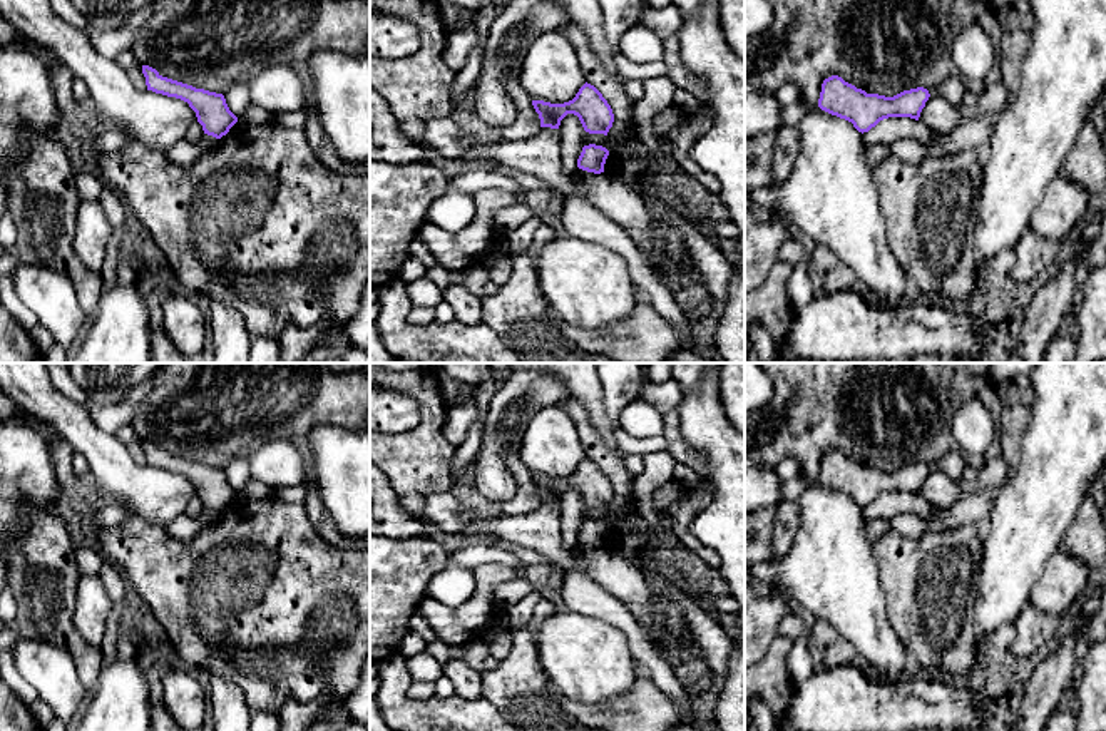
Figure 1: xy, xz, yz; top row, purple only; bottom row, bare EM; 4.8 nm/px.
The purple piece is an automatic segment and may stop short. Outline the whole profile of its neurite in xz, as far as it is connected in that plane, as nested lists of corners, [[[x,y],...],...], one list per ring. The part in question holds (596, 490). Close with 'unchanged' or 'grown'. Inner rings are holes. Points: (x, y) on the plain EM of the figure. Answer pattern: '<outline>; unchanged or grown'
[[[584,458],[576,472],[564,478],[550,478],[532,475],[532,480],[540,493],[540,502],[559,504],[561,495],[567,488],[579,492],[582,502],[589,509],[607,510],[614,497],[614,488],[602,468],[591,458]]]; unchanged

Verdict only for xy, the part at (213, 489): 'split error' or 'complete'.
complete

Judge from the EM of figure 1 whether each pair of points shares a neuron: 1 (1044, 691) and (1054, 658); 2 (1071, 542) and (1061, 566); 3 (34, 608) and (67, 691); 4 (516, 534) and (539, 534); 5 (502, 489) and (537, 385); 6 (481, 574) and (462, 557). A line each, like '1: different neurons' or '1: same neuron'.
1: same neuron
2: different neurons
3: different neurons
4: same neuron
5: same neuron
6: different neurons

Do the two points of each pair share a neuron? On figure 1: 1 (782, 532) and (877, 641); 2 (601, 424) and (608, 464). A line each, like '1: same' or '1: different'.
1: different
2: different

